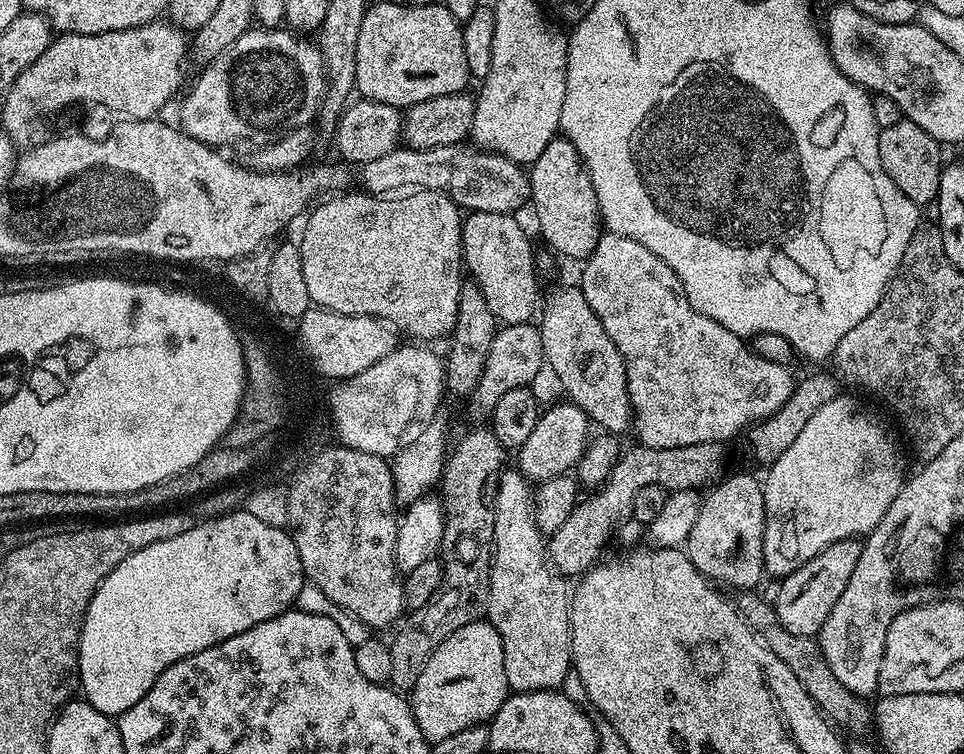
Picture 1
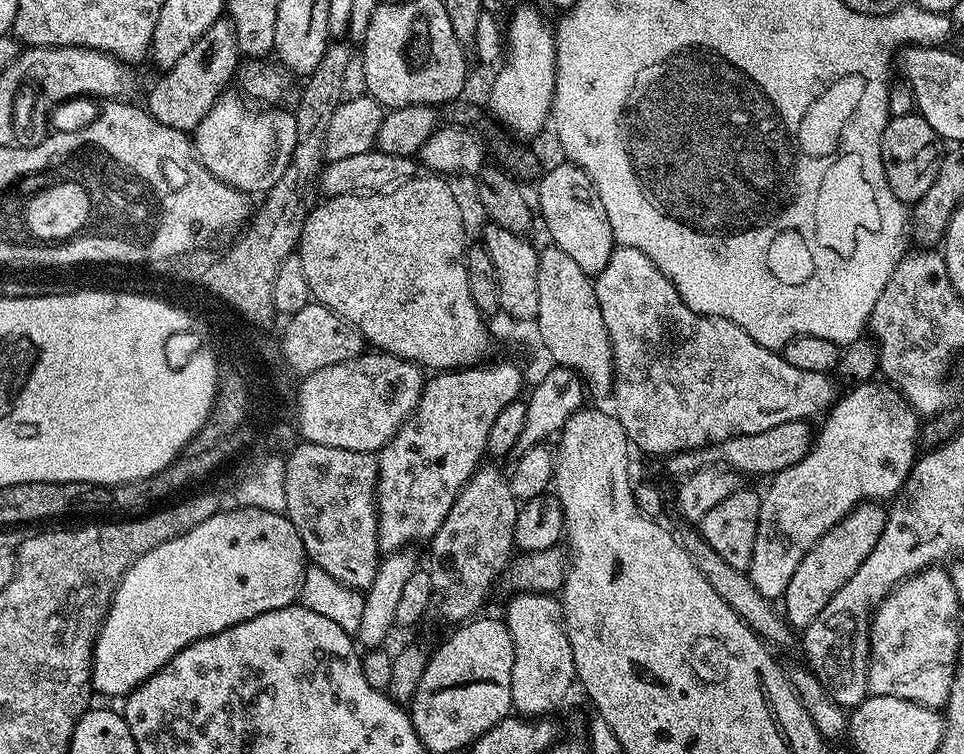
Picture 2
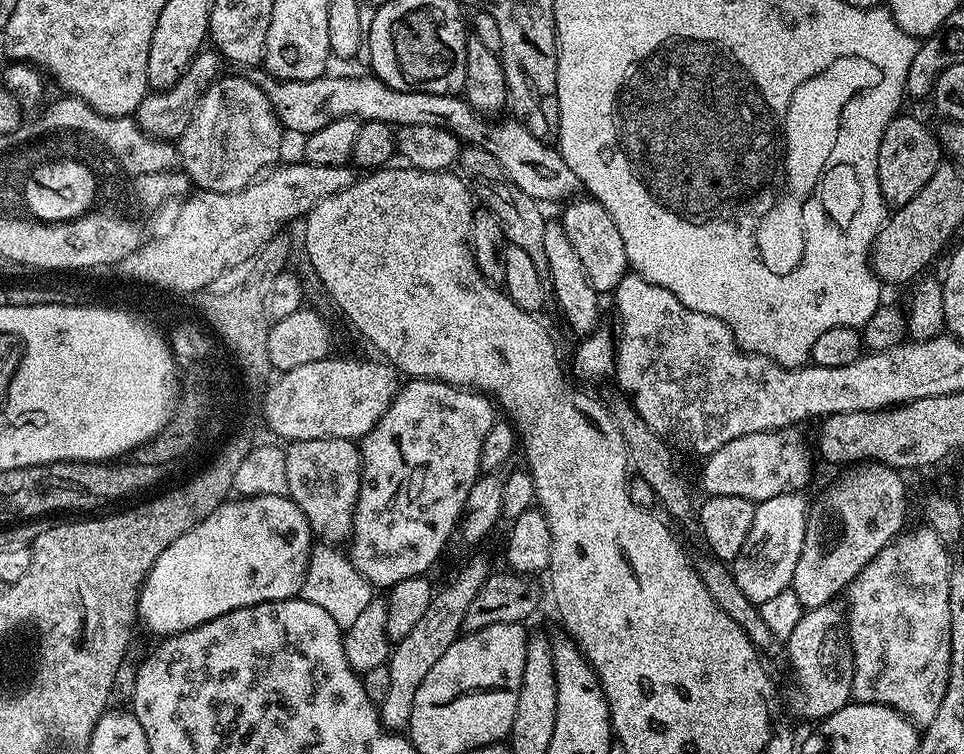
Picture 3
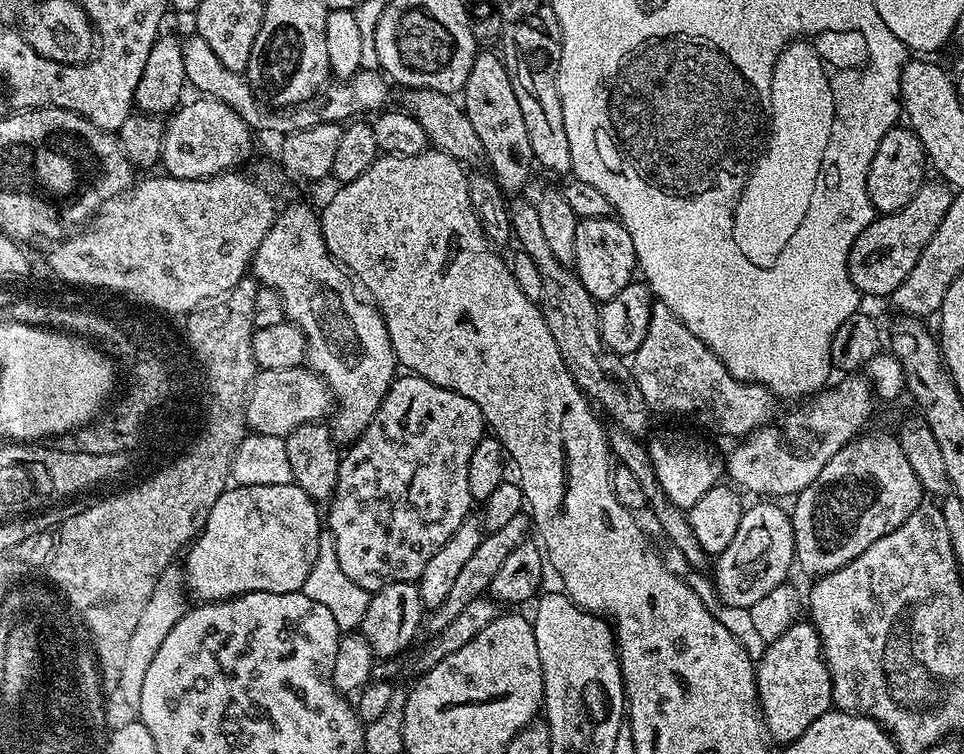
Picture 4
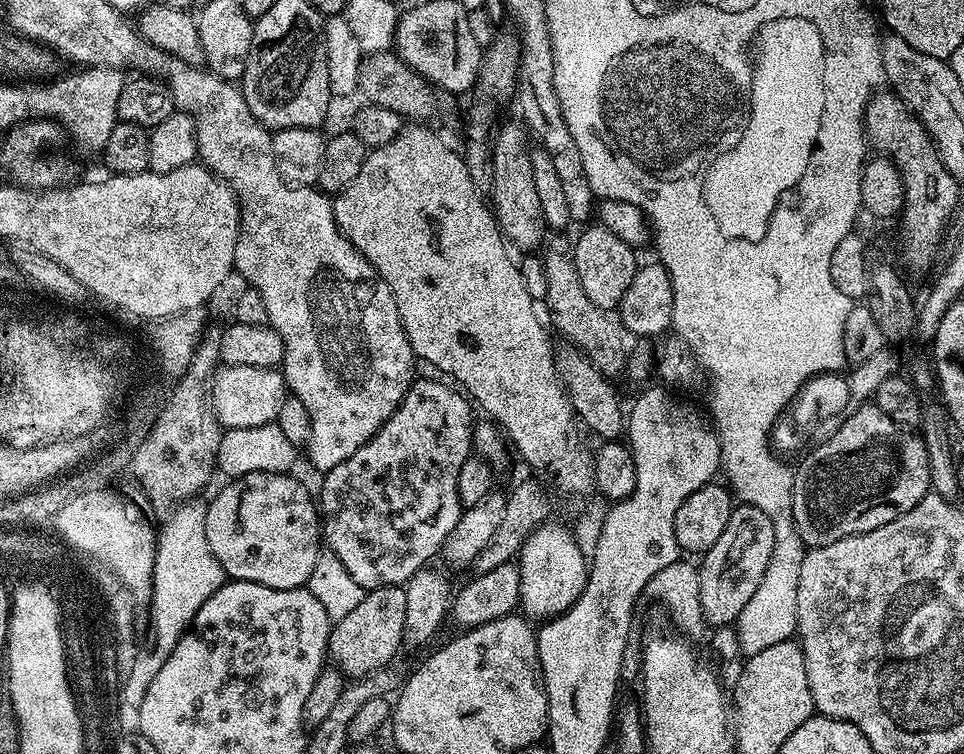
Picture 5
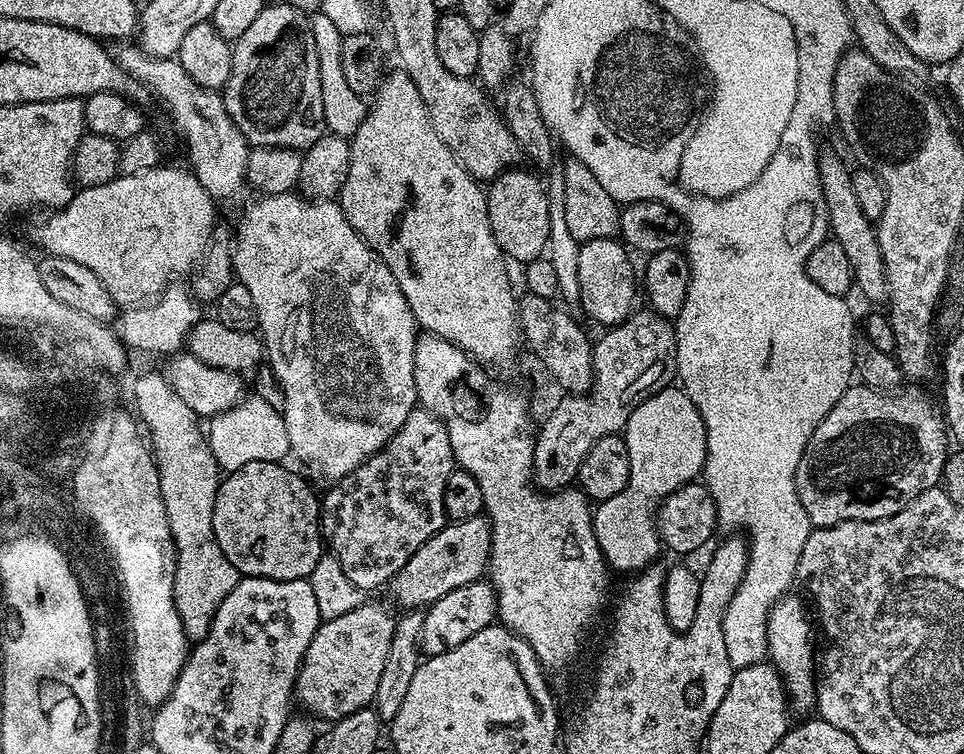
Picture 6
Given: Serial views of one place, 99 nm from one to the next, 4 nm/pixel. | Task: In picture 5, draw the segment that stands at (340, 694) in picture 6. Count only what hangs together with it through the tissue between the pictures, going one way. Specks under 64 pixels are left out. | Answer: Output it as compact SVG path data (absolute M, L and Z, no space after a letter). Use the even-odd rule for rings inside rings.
M403 587L374 588L365 591L362 602L346 618L335 621L328 636L330 660L348 678L361 678L391 665L401 651L402 626L406 622L406 594Z

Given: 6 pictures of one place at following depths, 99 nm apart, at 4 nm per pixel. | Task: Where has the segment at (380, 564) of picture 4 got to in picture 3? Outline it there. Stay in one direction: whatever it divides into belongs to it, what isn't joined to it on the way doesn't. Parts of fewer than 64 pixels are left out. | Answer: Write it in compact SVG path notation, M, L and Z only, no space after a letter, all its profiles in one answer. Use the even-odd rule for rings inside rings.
M423 378L409 379L401 387L394 398L394 402L390 402L386 414L382 414L382 418L374 426L374 430L370 430L365 434L358 444L360 449L360 489L358 490L352 535L346 548L346 555L358 570L358 574L362 574L362 578L366 578L377 589L390 590L395 584L406 578L423 576L429 571L427 568L443 554L448 539L451 536L453 539L454 533L457 531L460 516L464 513L464 507L466 506L466 494L470 494L470 486L474 486L477 476L481 475L482 438L486 438L490 426L496 419L498 419L497 409L494 407L493 401L483 392L458 388L454 384L444 384L441 380L426 380Z

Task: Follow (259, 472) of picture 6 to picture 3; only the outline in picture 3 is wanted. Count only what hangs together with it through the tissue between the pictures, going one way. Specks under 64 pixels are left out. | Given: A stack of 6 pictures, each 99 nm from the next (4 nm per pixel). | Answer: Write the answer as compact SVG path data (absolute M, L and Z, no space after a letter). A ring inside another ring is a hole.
M266 494L265 496L245 496L243 498L229 498L224 503L218 505L212 513L202 522L195 524L189 532L182 534L154 562L154 566L148 572L148 577L144 579L144 585L140 587L140 607L138 609L138 620L145 624L156 638L167 638L176 636L179 632L190 630L202 622L210 622L222 614L230 614L230 610L238 610L242 606L254 606L262 602L274 602L275 600L291 600L300 596L302 582L306 578L306 566L308 565L308 554L312 550L314 537L312 527L306 522L306 514L292 500L291 496L285 494Z

